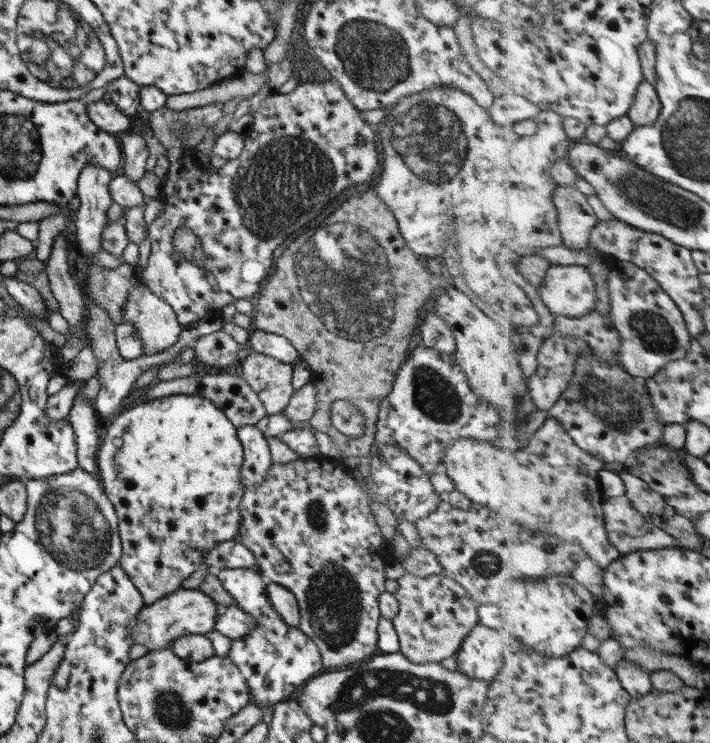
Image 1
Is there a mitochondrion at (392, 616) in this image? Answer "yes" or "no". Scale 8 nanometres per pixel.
no

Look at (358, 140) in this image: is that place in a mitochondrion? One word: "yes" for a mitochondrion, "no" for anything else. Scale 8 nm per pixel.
yes

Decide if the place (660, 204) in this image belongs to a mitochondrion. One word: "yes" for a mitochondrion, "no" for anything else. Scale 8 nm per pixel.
yes

